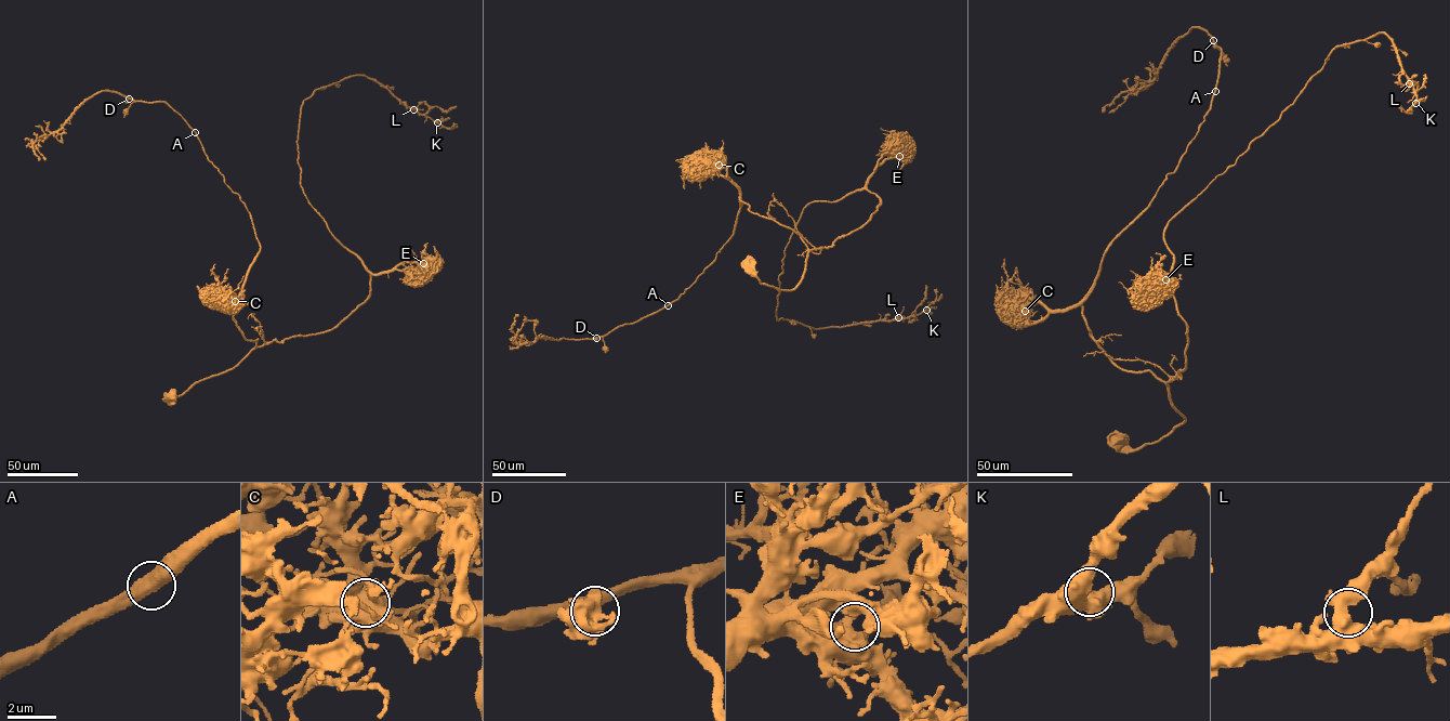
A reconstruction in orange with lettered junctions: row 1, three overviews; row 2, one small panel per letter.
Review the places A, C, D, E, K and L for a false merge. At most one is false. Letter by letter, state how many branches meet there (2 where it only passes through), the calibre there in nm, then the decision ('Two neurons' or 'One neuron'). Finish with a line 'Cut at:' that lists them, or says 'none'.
A: Branches: 2. Thickness 500 nm. One neuron
C: Branches: 2. Thickness 480 nm. One neuron
D: Branches: 2. Thickness 400 nm. One neuron
E: Branches: 2. Thickness 600 nm. One neuron
K: Branches: 2. Thickness 600 nm. One neuron
L: Branches: 2. Thickness 550 nm. One neuron
Cut at: none

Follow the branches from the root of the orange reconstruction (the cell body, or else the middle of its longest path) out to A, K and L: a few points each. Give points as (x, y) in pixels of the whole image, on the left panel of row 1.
A: (170, 395), (168, 403), (231, 369), (258, 340), (246, 340), (234, 316), (260, 247), (247, 208), (196, 133)
K: (170, 395), (274, 340), (331, 329), (369, 293), (370, 272), (300, 184), (304, 101), (365, 75), (437, 122)
L: (170, 395), (274, 340), (331, 329), (369, 293), (370, 272), (300, 184), (303, 101), (365, 75), (413, 109)

